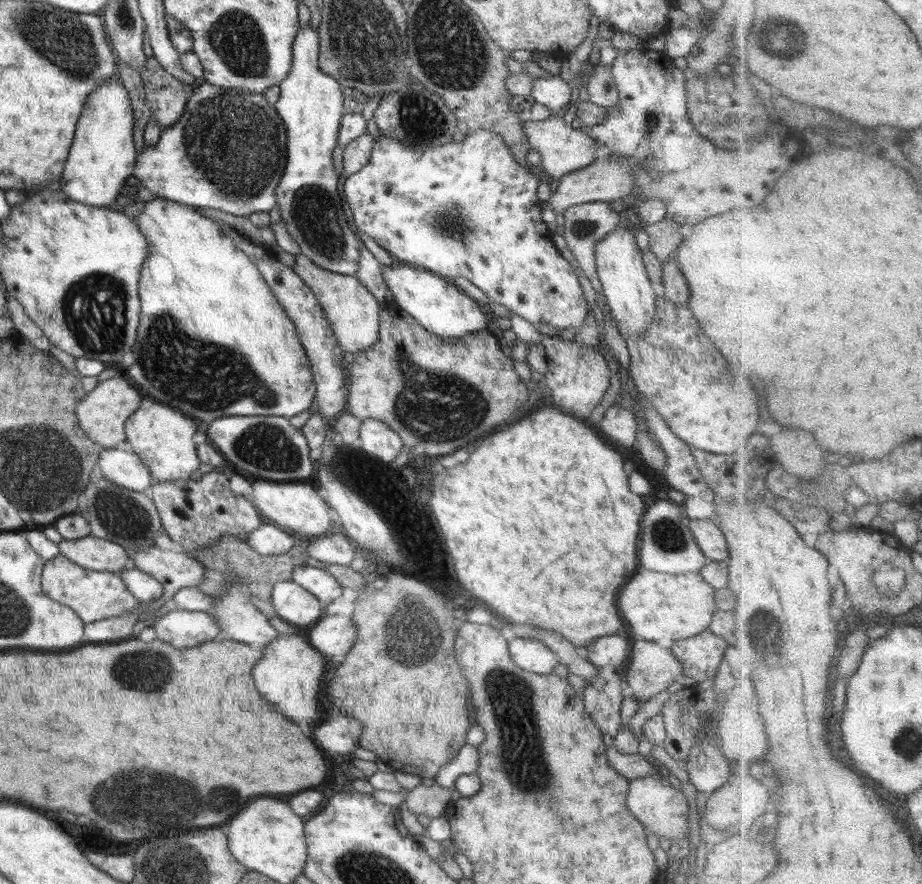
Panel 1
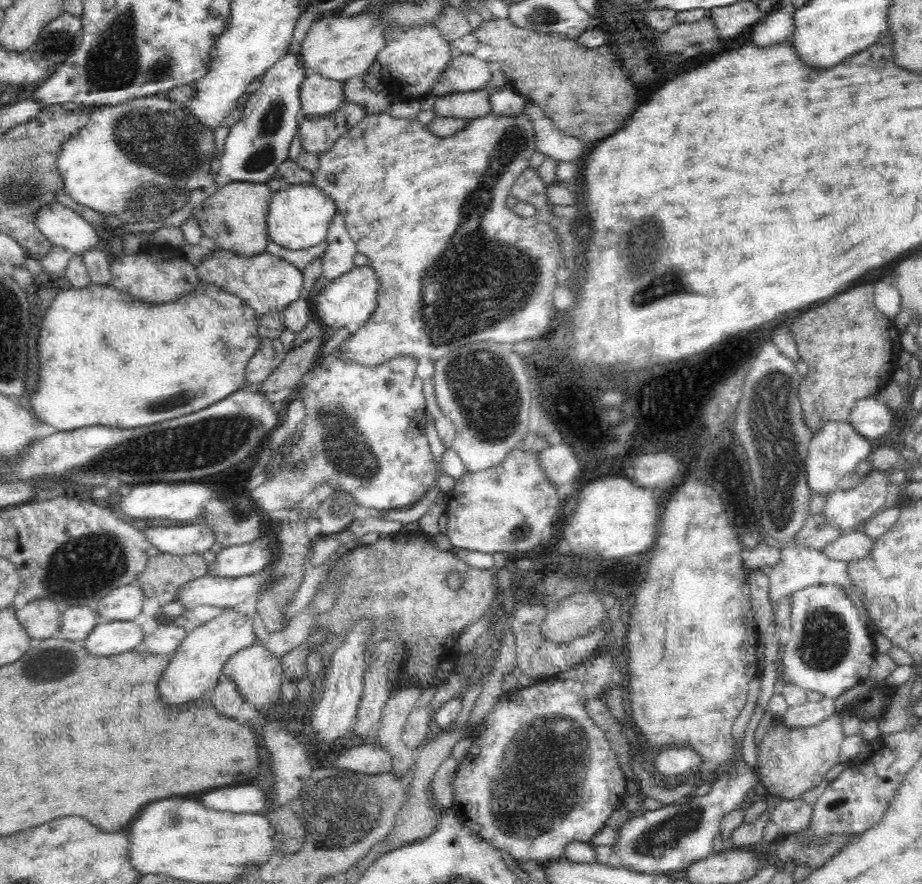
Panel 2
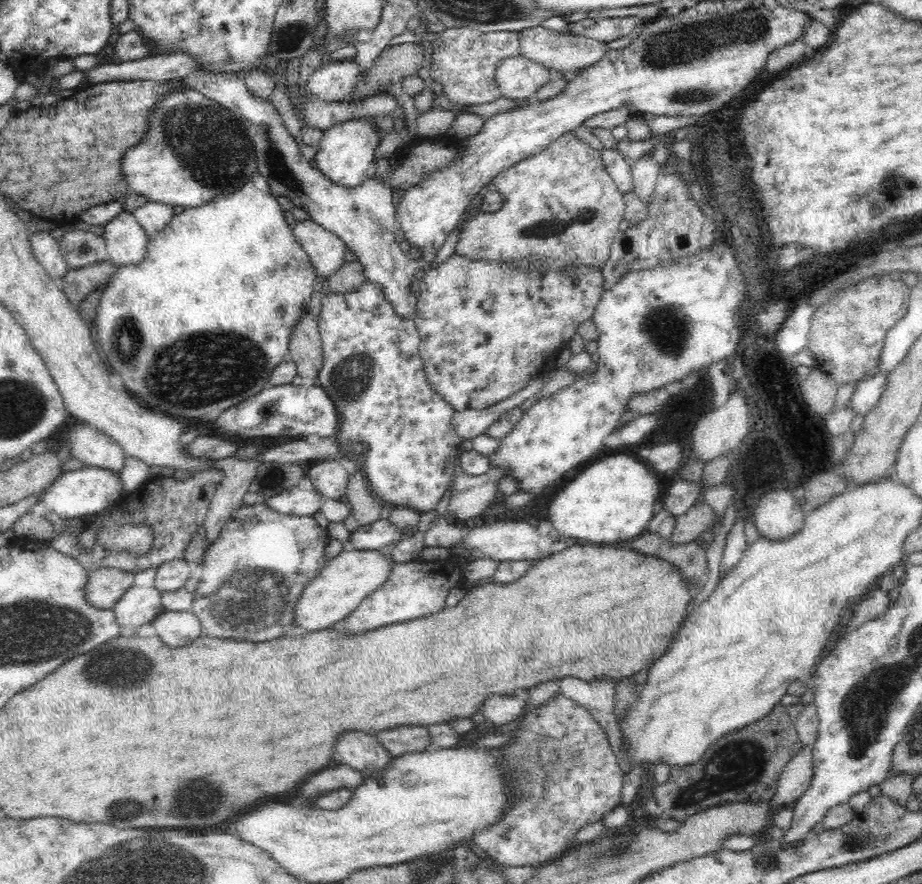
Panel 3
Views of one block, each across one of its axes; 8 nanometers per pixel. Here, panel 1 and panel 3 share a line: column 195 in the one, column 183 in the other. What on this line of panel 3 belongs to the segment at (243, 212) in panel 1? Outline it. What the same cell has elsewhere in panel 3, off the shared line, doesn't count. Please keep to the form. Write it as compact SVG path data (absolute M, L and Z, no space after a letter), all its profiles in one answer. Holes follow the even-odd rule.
M184 87L167 95L148 114L149 130L145 138L122 154L122 176L136 194L146 196L148 202L170 207L195 208L212 202L214 198L238 190L257 174L257 158L253 143L246 135L242 122L218 102L208 99L197 90Z

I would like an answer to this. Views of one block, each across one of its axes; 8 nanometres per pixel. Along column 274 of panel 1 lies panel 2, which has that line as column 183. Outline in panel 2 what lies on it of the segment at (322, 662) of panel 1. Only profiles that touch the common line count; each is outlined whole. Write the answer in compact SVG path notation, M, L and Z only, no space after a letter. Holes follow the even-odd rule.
M226 609L205 624L191 625L188 634L175 650L166 670L158 679L158 693L162 702L181 706L206 697L219 684L224 663L239 650L256 642L253 631L254 620L258 612L248 617L245 614Z

